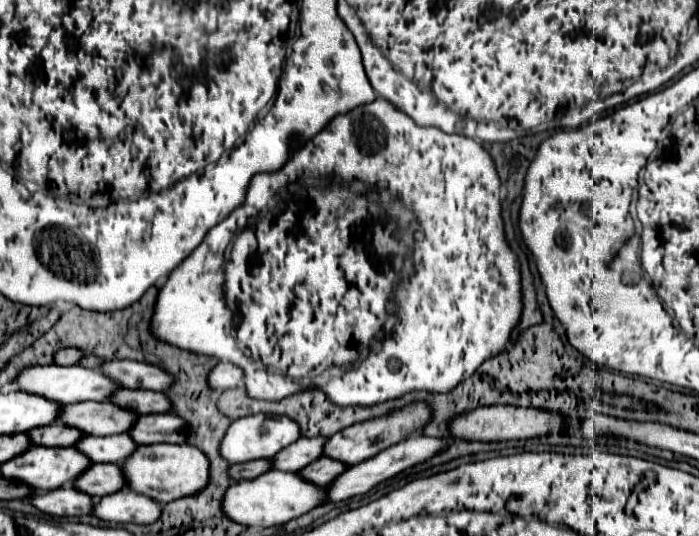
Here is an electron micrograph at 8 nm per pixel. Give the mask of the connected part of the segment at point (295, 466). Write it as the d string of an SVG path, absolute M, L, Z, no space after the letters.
M300 438L298 442L292 442L286 446L286 450L280 450L270 462L274 462L274 470L286 470L286 472L298 472L312 460L318 460L322 456L322 446L326 438Z

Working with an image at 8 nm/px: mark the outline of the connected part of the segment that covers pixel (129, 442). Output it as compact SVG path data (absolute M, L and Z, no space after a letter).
M112 434L112 436L82 436L74 448L82 450L90 462L114 462L122 464L126 456L134 452L138 444L126 434Z

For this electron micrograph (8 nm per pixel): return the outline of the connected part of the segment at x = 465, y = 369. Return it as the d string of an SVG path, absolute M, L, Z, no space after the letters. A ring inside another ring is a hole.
M346 112L344 116L338 116L338 118L330 120L330 122L322 128L322 134L320 134L320 136L322 136L322 142L320 142L320 144L314 144L314 138L310 138L310 142L302 142L302 146L298 146L298 142L294 142L294 154L290 154L290 158L286 160L286 166L282 166L282 170L278 170L278 172L274 172L274 174L256 174L256 176L250 180L250 186L248 186L248 190L246 190L246 202L244 202L244 206L232 210L232 212L226 216L226 220L222 220L218 226L214 226L214 228L206 234L204 242L202 242L202 244L200 244L200 246L198 246L198 248L196 248L196 250L194 250L194 252L192 252L192 254L190 254L190 256L188 256L188 258L186 258L186 260L184 260L184 262L182 262L182 264L170 274L170 276L168 276L168 280L164 282L164 286L158 290L158 306L154 306L154 338L162 340L162 342L170 342L172 346L178 346L180 350L190 350L190 352L194 352L194 354L212 356L212 358L218 358L218 360L222 360L222 362L232 362L232 364L236 364L238 368L242 368L242 372L244 372L244 388L246 388L248 396L254 398L254 400L280 402L280 398L288 398L290 394L302 392L304 386L300 386L298 382L306 382L306 376L310 376L310 378L318 378L318 376L322 376L322 374L326 374L326 372L330 372L330 370L346 370L346 372L342 372L340 376L330 378L330 382L322 386L322 390L326 392L326 396L328 396L336 406L350 406L350 404L352 404L352 406L376 406L376 404L382 404L382 402L388 402L388 400L396 400L396 398L402 398L404 394L418 392L418 390L424 390L424 392L430 392L430 394L448 394L450 390L454 390L454 386L458 386L458 382L470 378L470 374L474 374L474 370L478 370L478 366L482 366L482 362L486 362L488 358L492 358L492 356L500 354L502 350L506 350L508 340L510 340L510 334L512 334L514 328L518 326L520 316L522 316L522 308L524 308L524 302L522 302L522 284L520 284L520 264L518 264L518 258L516 258L514 250L510 248L510 244L508 244L508 240L506 240L506 232L504 232L502 206L500 206L500 178L498 178L498 170L496 170L496 166L494 166L494 158L490 158L490 152L488 152L480 142L476 142L476 140L472 140L472 138L466 138L466 136L458 136L458 134L446 134L446 132L434 128L434 126L430 128L430 126L418 126L418 124L384 124L384 112ZM328 172L336 172L336 174L358 174L358 178L362 181L365 189L372 189L373 187L378 187L378 189L387 188L392 196L400 196L400 198L404 198L406 206L416 214L416 224L414 224L414 228L416 228L414 262L416 262L416 266L418 266L418 274L416 274L410 282L402 282L402 286L398 286L398 290L390 290L390 286L394 286L394 282L398 282L398 278L402 278L402 274L406 274L406 254L410 252L410 242L414 242L414 236L412 236L412 234L414 234L414 230L412 230L414 216L402 206L402 200L398 200L398 198L386 198L386 194L382 194L381 198L381 194L378 191L364 192L363 194L357 195L347 186L326 186L326 188L324 188L323 185L317 185L318 183L323 182L323 179L326 180L329 175ZM296 181L301 181L299 184L303 184L306 188L317 185L316 189L310 188L309 190L313 192L313 194L310 194L310 198L313 198L314 206L318 206L318 214L314 214L314 210L310 210L310 206L286 206L286 202L279 202L279 200L287 201L290 198L297 196L297 194L299 194L301 198L304 196L300 187L287 187L288 183ZM232 238L234 238L234 244L232 244L232 250L230 250L230 254L228 254L228 258L226 258L226 266L224 266L224 256L226 256L226 250L228 250ZM230 312L232 312L232 326L234 326L236 344L234 344L234 338L232 338Z

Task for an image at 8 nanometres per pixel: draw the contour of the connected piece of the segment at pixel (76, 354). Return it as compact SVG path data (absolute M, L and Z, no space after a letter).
M60 348L54 354L54 362L62 364L62 366L70 366L70 364L76 364L80 360L80 356L82 356L82 352L76 348Z

